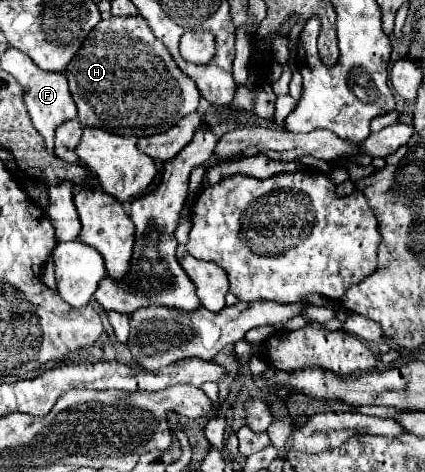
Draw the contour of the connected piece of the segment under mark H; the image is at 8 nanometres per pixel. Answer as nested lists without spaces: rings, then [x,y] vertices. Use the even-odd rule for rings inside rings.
[[[107,17],[103,19],[91,35],[85,39],[81,49],[75,53],[65,69],[73,101],[79,111],[79,121],[83,127],[97,127],[111,131],[115,135],[155,135],[177,125],[179,119],[193,113],[199,105],[199,89],[191,77],[187,77],[167,53],[165,45],[153,37],[147,29],[147,21],[139,17]]]

